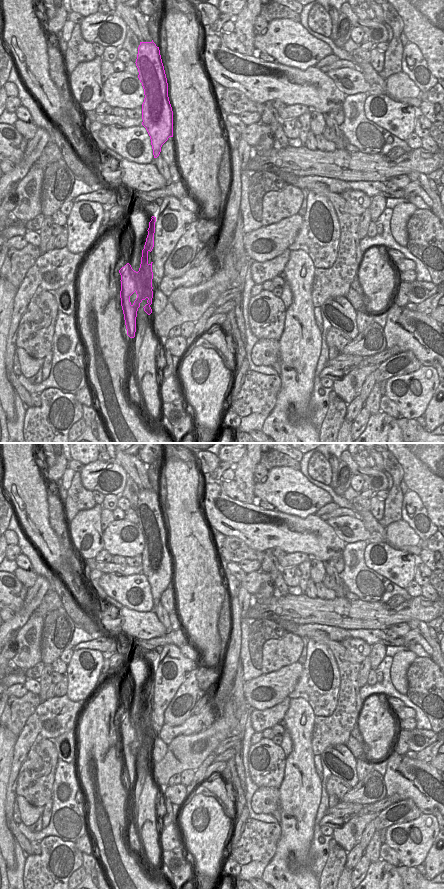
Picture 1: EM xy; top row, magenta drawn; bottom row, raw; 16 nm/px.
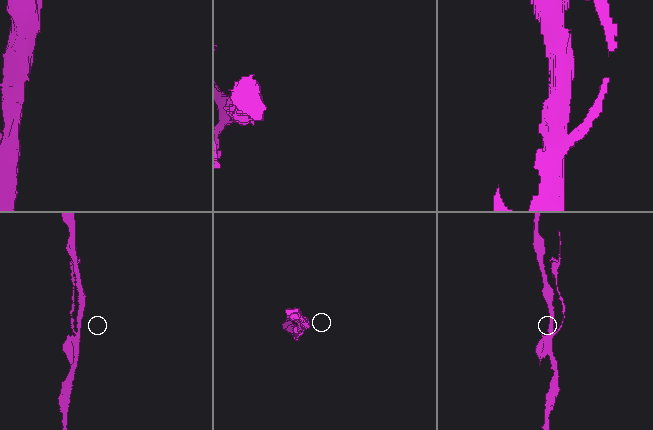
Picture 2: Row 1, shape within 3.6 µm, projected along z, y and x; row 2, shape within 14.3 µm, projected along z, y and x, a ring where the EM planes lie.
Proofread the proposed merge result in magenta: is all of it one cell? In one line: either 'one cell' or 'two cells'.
one cell

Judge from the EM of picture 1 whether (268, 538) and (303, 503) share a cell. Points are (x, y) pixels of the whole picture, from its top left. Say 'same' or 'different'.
different

